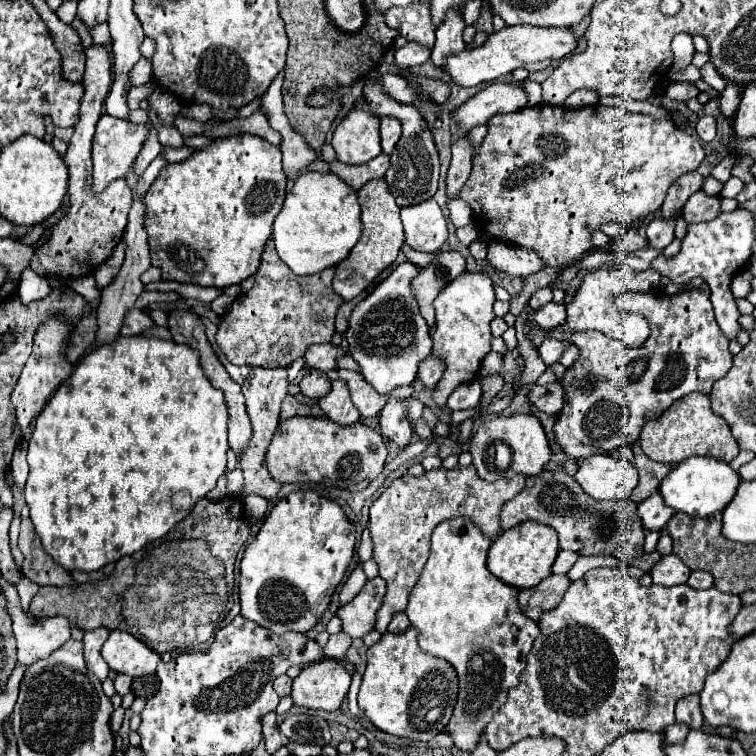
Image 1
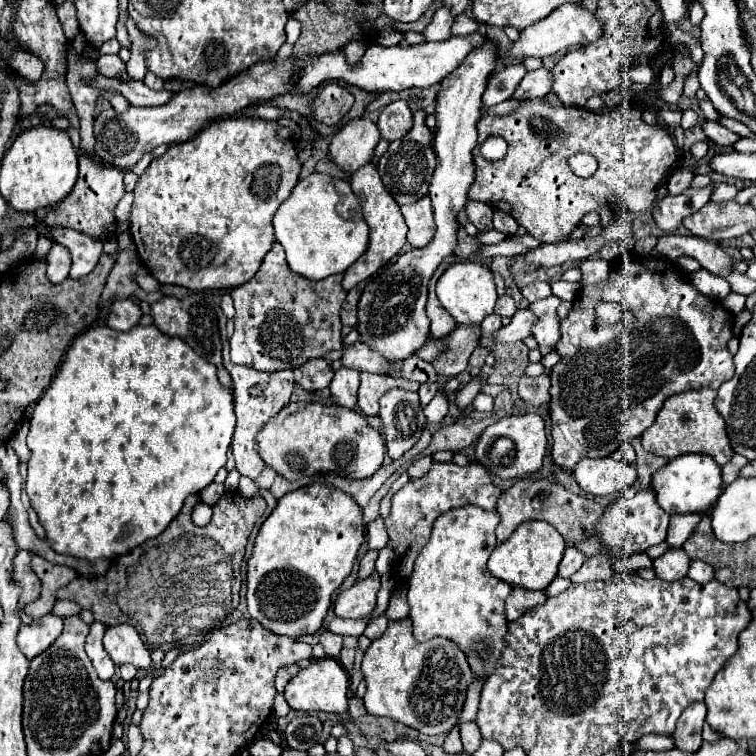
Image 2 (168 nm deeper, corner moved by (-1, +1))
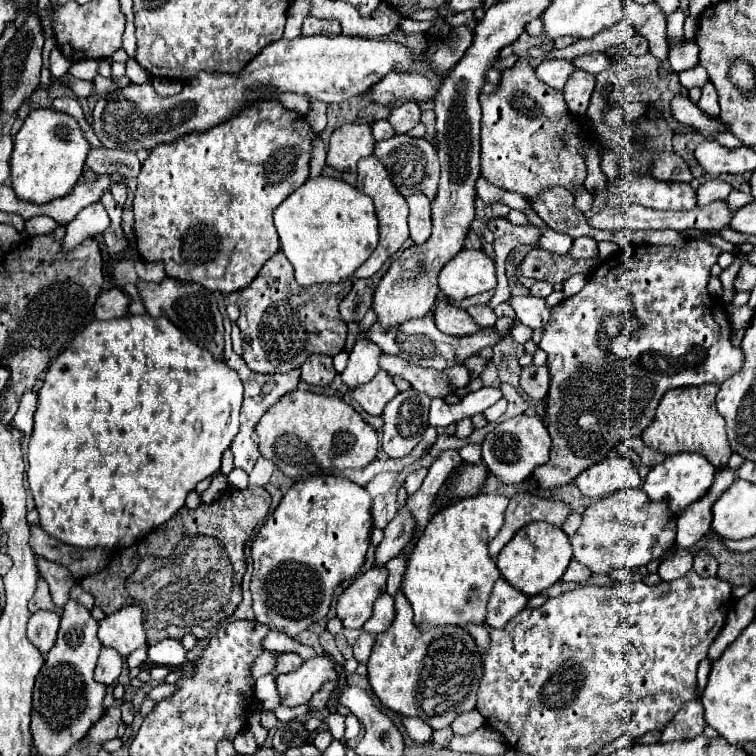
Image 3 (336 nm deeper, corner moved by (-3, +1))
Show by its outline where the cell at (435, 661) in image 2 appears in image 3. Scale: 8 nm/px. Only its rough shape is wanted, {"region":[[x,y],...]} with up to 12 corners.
{"region":[[404,591],[368,659],[384,707],[434,731],[476,705],[460,627],[420,633]]}

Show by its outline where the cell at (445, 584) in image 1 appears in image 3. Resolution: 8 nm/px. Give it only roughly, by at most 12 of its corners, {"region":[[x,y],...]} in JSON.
{"region":[[508,497],[430,519],[402,583],[416,629],[486,625]]}

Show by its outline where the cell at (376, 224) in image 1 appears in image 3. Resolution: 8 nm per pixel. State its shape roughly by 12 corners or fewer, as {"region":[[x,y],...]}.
{"region":[[372,155],[356,189],[374,201],[378,249],[354,279],[372,277],[410,237],[406,199]]}

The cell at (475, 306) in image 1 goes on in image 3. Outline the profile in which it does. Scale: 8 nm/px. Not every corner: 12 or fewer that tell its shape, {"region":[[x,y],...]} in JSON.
{"region":[[462,249],[440,271],[440,291],[454,301],[496,287],[494,261]]}

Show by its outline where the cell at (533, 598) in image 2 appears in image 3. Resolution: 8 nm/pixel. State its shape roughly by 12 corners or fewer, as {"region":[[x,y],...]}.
{"region":[[498,579],[486,623],[504,627],[528,607],[528,595]]}

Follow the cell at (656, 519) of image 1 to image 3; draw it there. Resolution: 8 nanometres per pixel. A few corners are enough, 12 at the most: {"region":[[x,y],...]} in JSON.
{"region":[[642,489],[586,507],[570,539],[594,573],[662,557],[676,515]]}

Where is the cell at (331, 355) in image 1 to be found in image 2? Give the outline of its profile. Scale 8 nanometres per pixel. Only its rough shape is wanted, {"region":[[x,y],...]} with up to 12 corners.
{"region":[[364,343],[348,347],[342,365],[398,377],[404,361],[384,359]]}

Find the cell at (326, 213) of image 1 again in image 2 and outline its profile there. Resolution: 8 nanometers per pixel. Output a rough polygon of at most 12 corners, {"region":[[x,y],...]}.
{"region":[[312,173],[274,215],[290,269],[344,273],[370,227],[350,183]]}

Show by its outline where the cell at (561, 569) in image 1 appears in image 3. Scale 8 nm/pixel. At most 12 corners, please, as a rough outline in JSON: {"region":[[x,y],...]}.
{"region":[[572,559],[562,579],[584,583],[592,571]]}

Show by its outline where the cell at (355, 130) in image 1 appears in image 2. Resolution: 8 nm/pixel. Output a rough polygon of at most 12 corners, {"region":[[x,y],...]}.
{"region":[[370,119],[348,121],[330,141],[346,173],[374,159],[380,141]]}

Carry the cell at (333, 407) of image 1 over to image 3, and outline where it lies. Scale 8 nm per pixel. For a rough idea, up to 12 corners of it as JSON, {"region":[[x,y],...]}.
{"region":[[356,341],[340,373],[348,389],[368,383],[378,373],[382,349]]}

